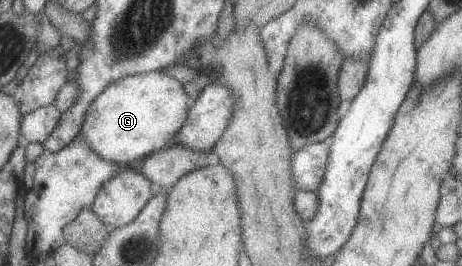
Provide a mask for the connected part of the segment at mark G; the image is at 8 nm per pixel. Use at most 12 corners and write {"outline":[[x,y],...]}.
{"outline":[[166,71],[92,104],[82,135],[129,166],[176,143],[192,107]]}

